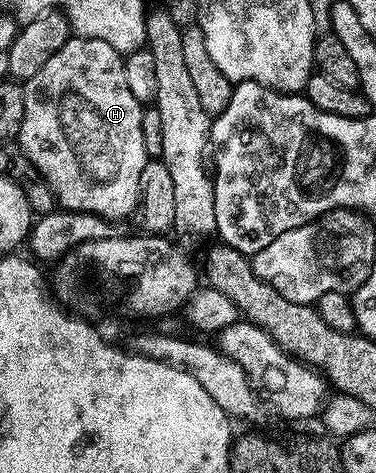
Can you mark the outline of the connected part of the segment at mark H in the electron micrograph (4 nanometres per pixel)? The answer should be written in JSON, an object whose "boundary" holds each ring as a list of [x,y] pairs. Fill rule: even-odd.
{"boundary":[[[71,37],[67,43],[59,49],[58,52],[53,53],[52,57],[48,61],[44,62],[40,70],[34,74],[31,79],[25,80],[22,87],[22,97],[20,100],[20,106],[22,106],[22,124],[18,127],[18,136],[16,136],[16,142],[21,147],[28,158],[32,161],[35,172],[38,175],[46,171],[46,174],[41,178],[54,179],[54,186],[50,188],[53,197],[58,198],[57,206],[67,211],[87,211],[89,215],[98,215],[102,219],[107,221],[115,221],[114,219],[122,219],[125,215],[130,215],[139,210],[140,200],[144,190],[144,176],[146,173],[146,164],[148,162],[148,156],[146,153],[146,128],[144,126],[144,103],[138,100],[132,95],[130,89],[128,89],[128,82],[125,76],[125,65],[123,63],[123,56],[118,53],[116,49],[112,49],[112,46],[102,40],[92,39],[79,39]],[[80,161],[96,161],[96,167],[100,171],[100,165],[98,161],[104,161],[104,167],[106,167],[106,161],[114,161],[110,163],[112,169],[114,169],[114,181],[112,183],[100,183],[98,177],[88,177],[82,179],[82,167],[80,167]]]}

